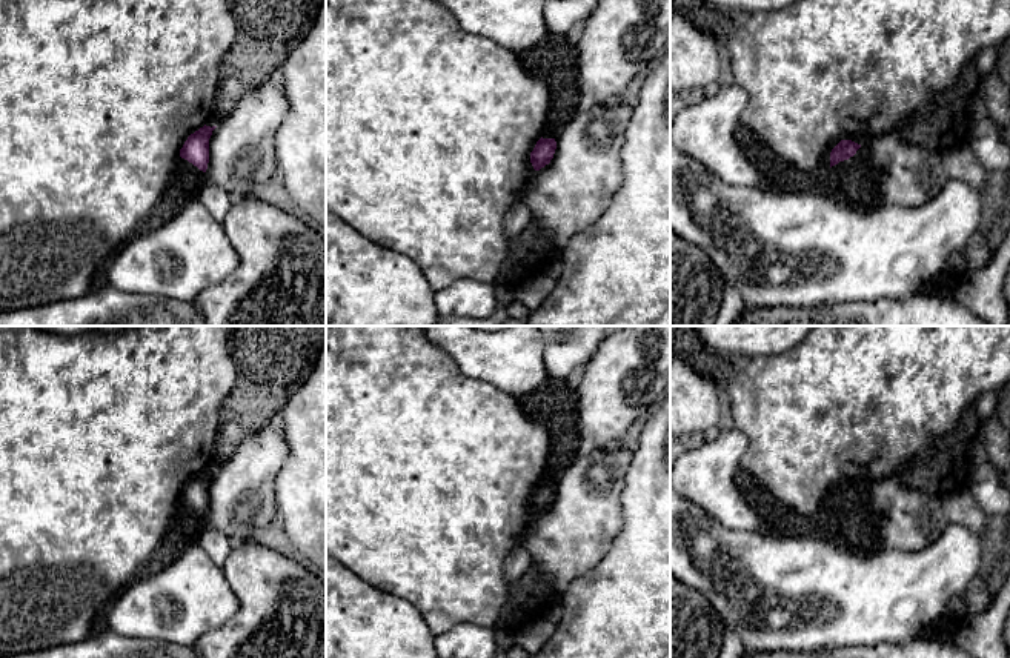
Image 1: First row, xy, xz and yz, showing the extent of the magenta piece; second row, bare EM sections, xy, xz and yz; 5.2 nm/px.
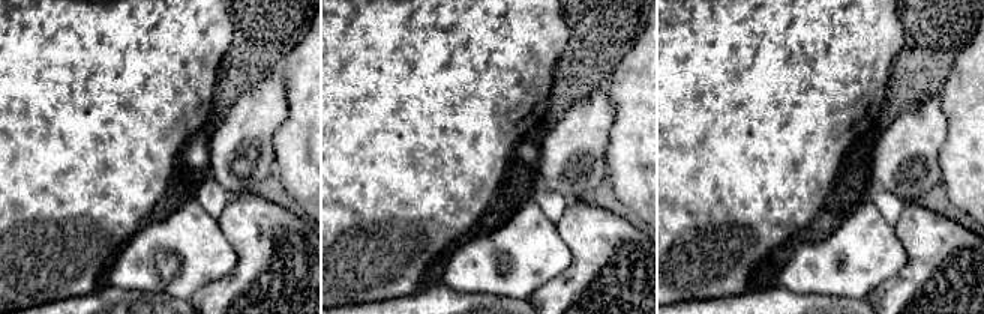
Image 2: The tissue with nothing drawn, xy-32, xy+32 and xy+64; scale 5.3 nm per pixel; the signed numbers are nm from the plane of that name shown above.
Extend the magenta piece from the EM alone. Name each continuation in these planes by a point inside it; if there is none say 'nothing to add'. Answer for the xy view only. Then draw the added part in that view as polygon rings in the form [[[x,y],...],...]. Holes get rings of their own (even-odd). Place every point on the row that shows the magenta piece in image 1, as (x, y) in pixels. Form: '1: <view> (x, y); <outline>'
1: xy (186, 180); [[[178,158],[160,201],[151,211],[145,228],[157,228],[174,218],[189,201],[198,198],[206,175],[184,158]]]

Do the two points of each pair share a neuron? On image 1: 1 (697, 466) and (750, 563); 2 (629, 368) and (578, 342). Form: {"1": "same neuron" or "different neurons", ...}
{"1": "different neurons", "2": "different neurons"}

